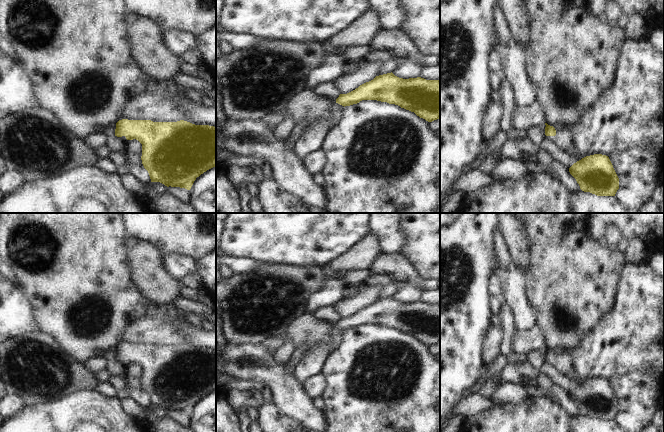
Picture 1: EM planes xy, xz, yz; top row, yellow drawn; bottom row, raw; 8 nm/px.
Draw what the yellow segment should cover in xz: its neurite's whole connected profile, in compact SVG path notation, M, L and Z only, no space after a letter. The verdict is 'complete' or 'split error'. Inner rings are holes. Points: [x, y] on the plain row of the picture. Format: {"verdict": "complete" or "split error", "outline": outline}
{"verdict": "complete", "outline": "M391 296L376 300L347 318L340 318L336 327L345 331L362 324L395 328L432 346L440 342L440 304L403 303Z"}

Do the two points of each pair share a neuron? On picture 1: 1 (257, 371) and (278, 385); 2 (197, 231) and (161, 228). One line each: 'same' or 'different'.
1: same
2: same

